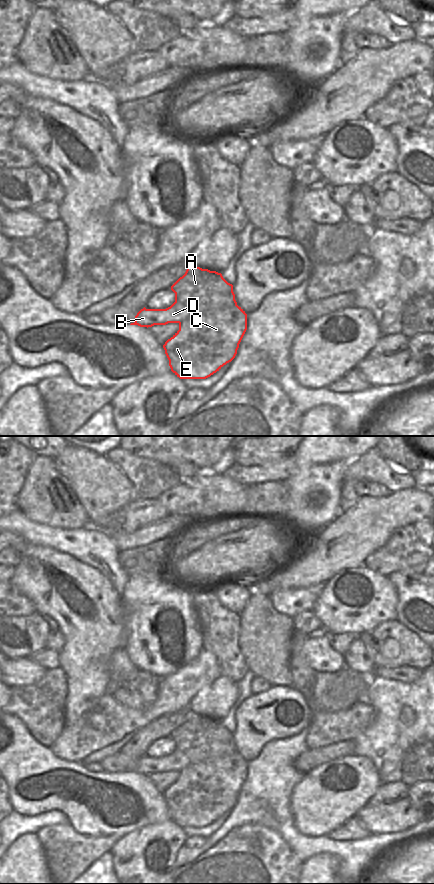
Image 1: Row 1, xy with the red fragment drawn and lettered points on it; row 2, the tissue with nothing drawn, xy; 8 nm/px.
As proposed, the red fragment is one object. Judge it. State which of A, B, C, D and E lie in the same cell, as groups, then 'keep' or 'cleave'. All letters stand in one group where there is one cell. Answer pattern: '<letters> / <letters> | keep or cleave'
A B D / C E | cleave

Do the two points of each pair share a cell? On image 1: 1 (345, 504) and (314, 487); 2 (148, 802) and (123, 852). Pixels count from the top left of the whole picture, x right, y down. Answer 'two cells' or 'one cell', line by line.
1: two cells
2: two cells

